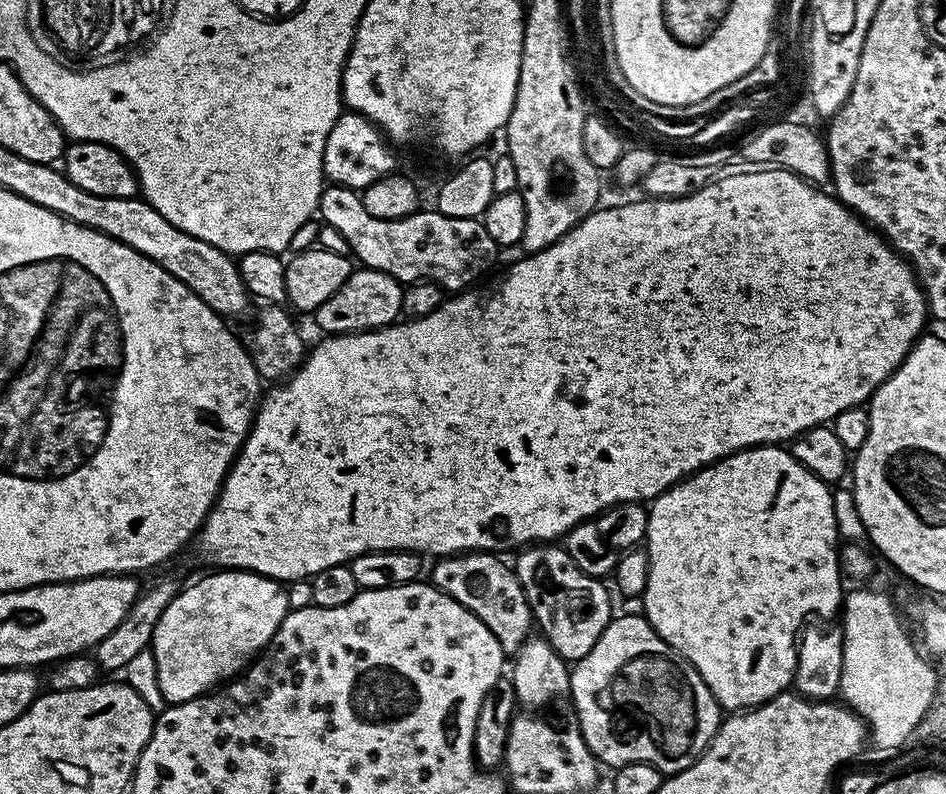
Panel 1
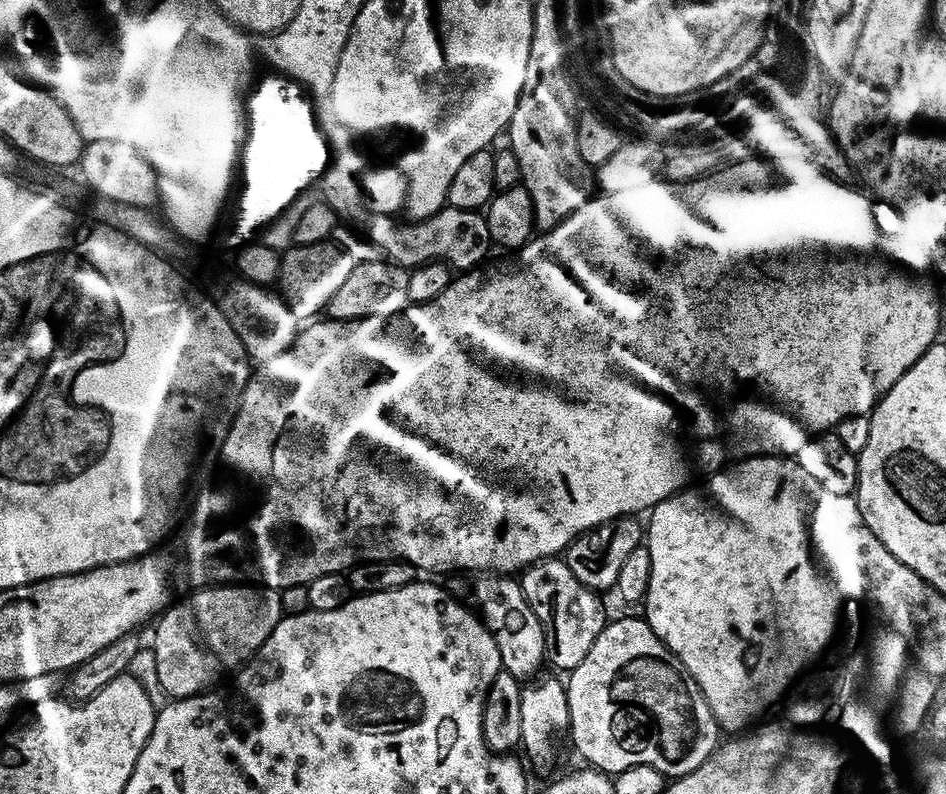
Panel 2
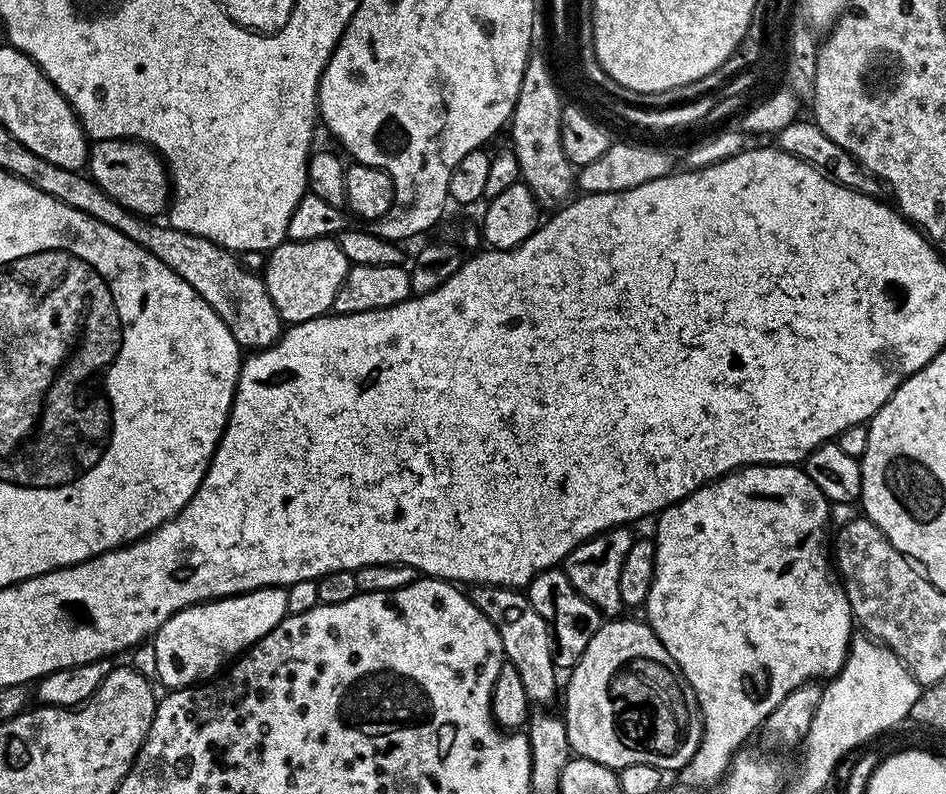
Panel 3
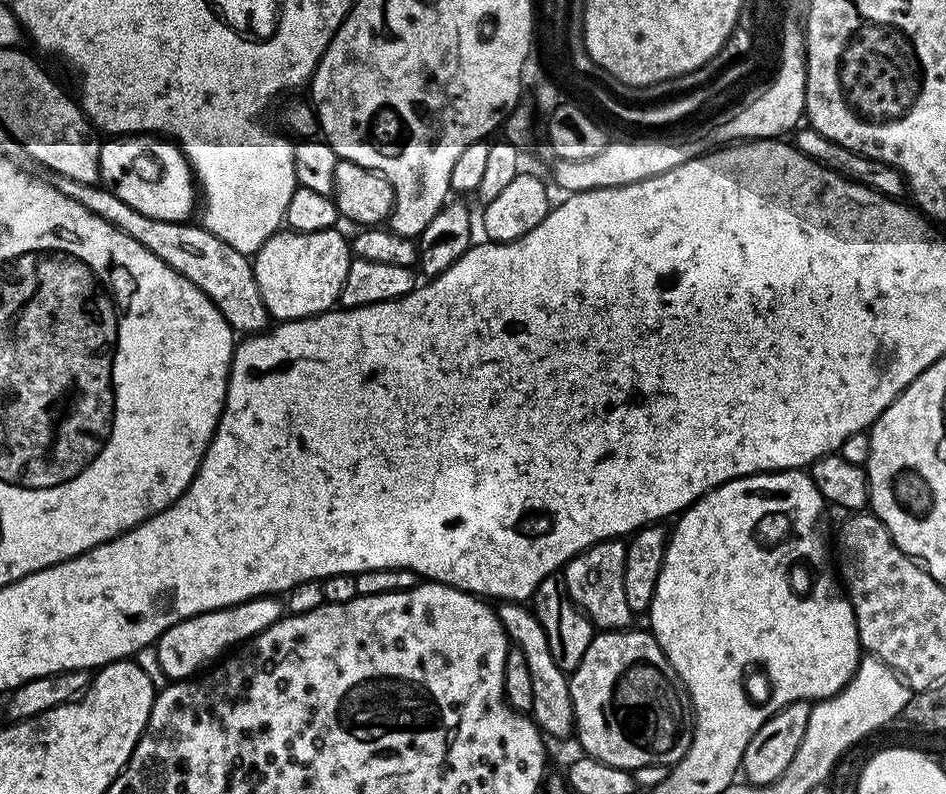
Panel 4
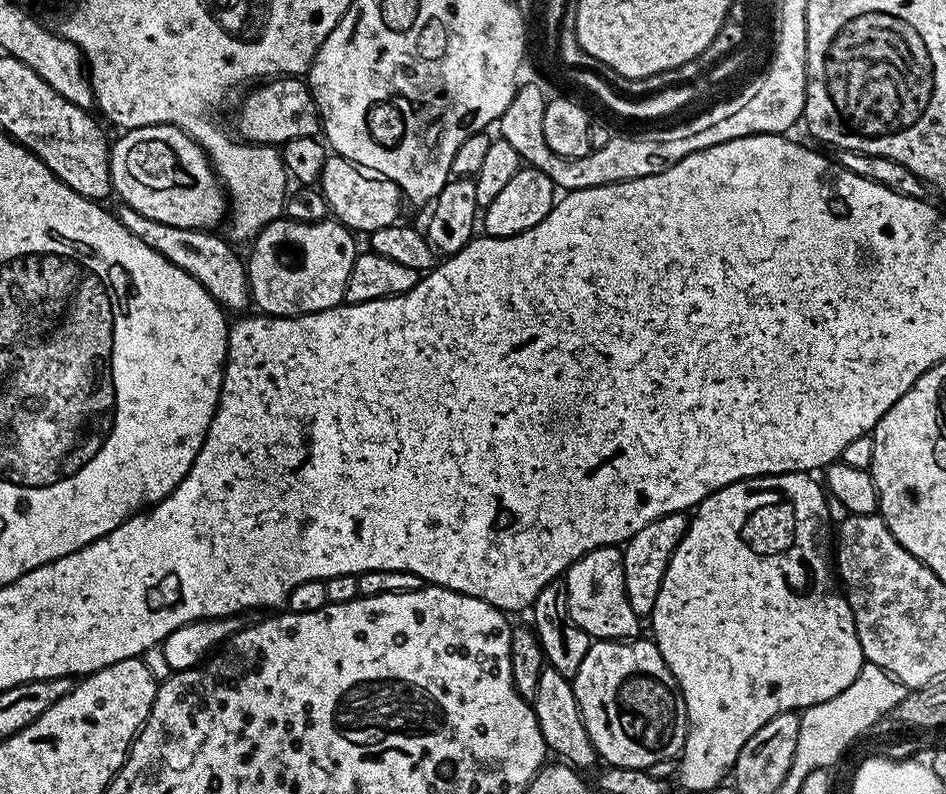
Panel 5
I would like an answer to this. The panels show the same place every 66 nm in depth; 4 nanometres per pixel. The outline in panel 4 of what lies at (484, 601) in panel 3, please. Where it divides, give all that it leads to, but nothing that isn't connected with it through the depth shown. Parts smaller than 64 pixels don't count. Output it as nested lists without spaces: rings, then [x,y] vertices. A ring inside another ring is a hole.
[[[504,602],[496,608],[496,616],[502,622],[504,632],[515,647],[526,654],[526,666],[530,666],[530,679],[534,690],[531,719],[545,737],[556,740],[571,737],[574,732],[572,718],[572,695],[569,677],[560,669],[550,654],[550,642],[546,642],[546,630],[538,622],[535,611],[524,602]]]

